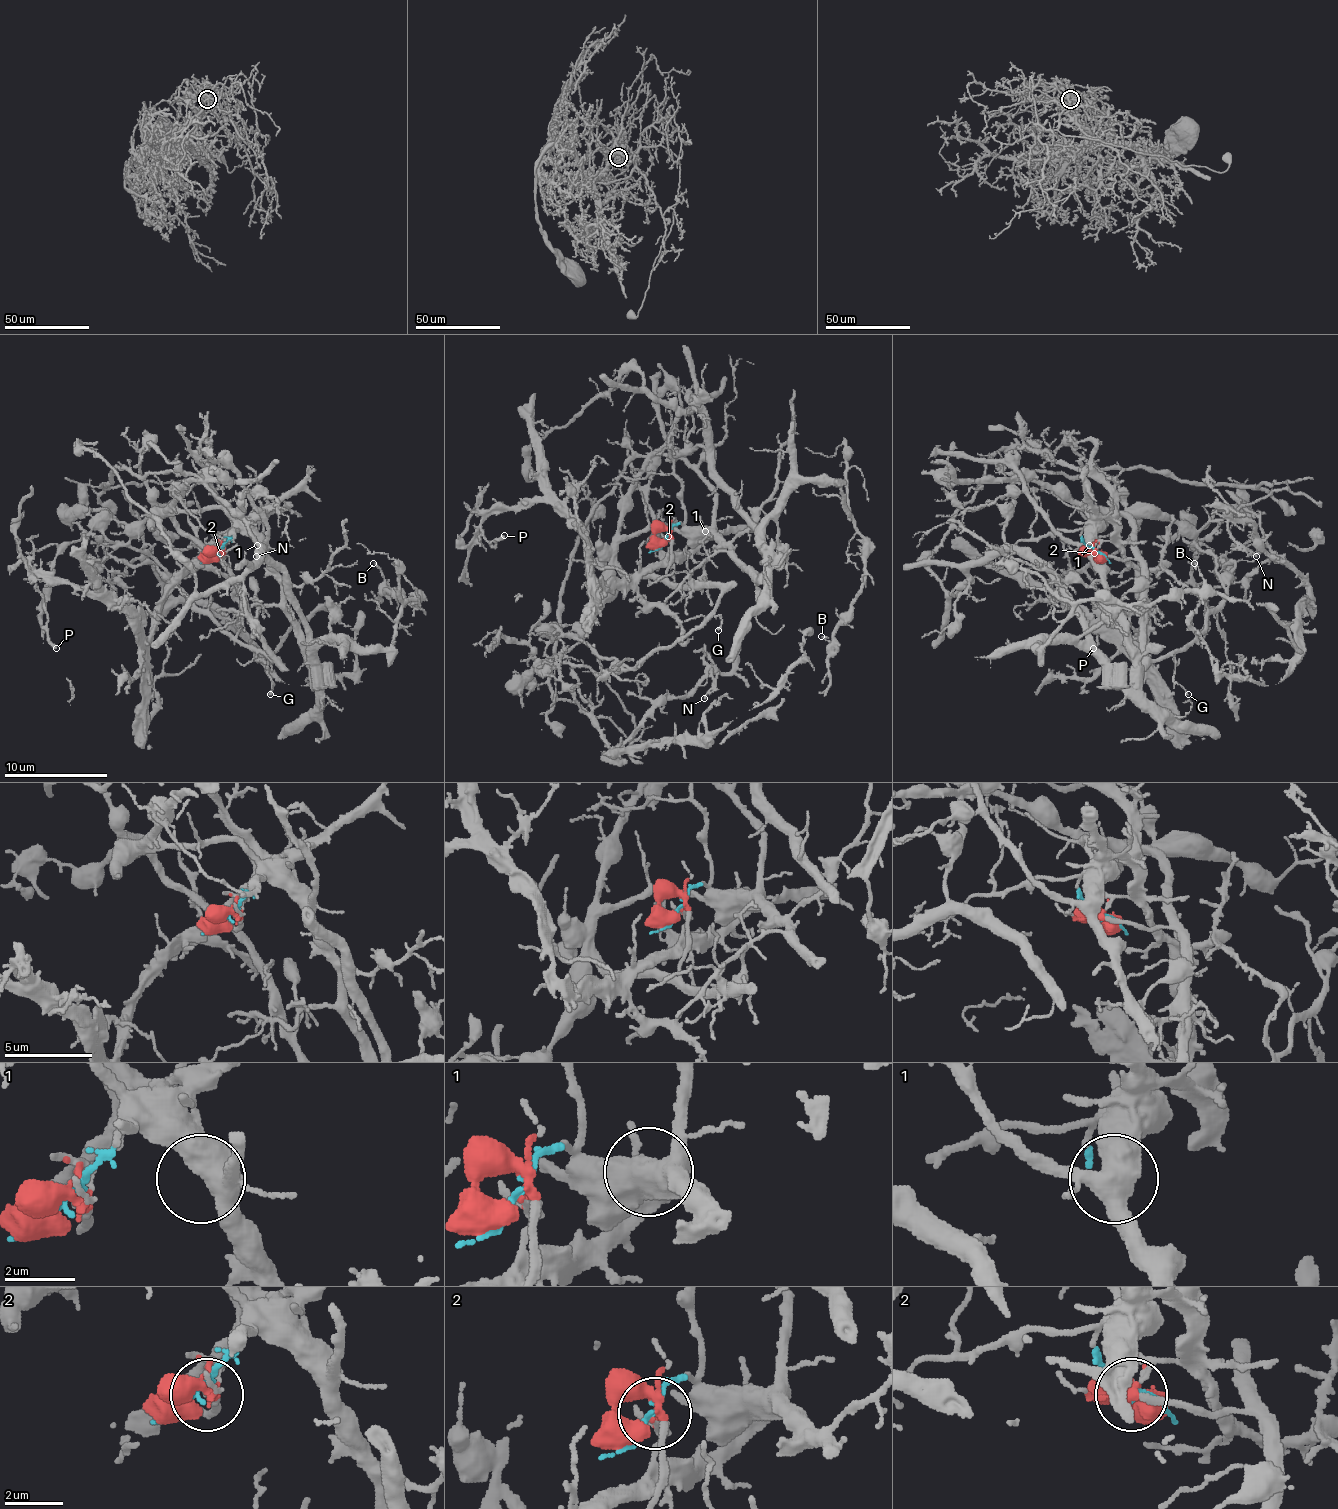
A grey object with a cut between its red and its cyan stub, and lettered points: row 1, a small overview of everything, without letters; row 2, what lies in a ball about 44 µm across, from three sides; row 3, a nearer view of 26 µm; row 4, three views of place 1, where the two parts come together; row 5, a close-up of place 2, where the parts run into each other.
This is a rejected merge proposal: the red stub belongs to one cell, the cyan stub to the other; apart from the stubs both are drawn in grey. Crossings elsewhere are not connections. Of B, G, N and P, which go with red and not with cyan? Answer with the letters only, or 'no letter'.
G, N, P

